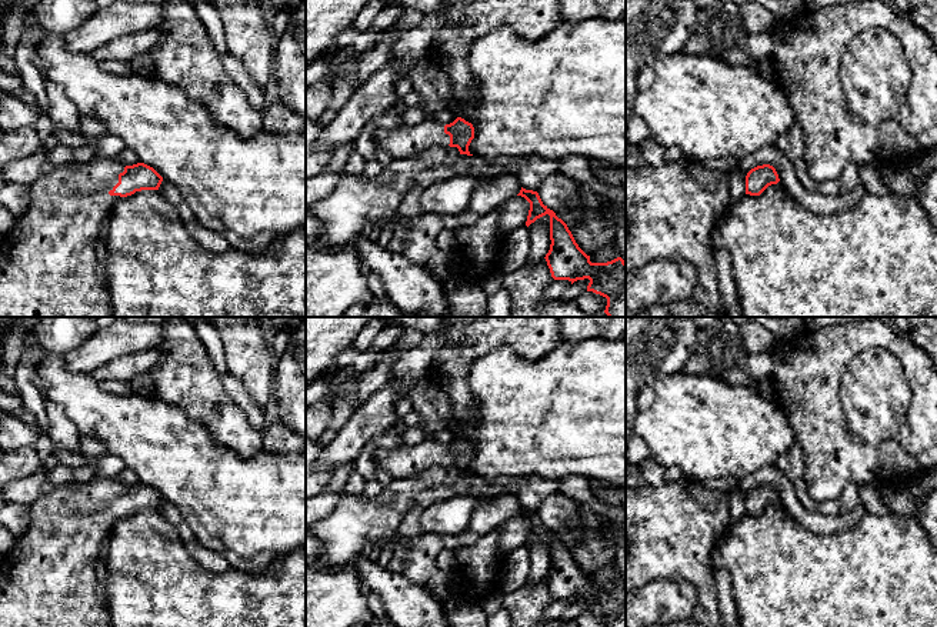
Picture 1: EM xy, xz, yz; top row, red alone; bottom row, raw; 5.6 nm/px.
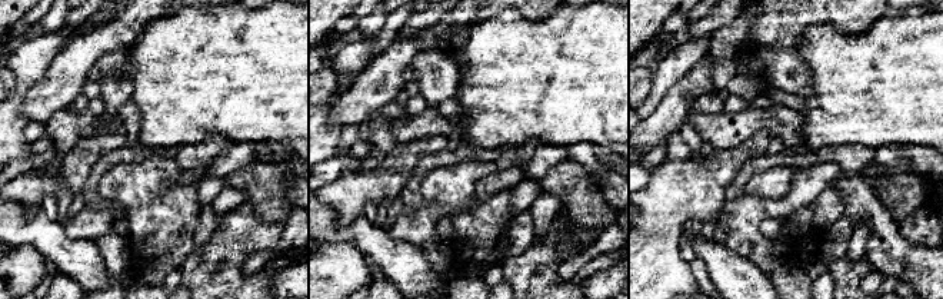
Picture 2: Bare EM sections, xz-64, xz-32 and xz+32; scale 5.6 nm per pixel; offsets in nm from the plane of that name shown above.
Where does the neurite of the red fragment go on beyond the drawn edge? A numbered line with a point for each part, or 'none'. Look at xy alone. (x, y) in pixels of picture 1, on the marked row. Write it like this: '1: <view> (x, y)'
1: xy (49, 267)

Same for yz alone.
none

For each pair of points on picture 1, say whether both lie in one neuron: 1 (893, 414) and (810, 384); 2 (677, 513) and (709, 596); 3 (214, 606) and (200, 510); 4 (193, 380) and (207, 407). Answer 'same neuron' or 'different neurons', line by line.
1: different neurons
2: same neuron
3: different neurons
4: same neuron

